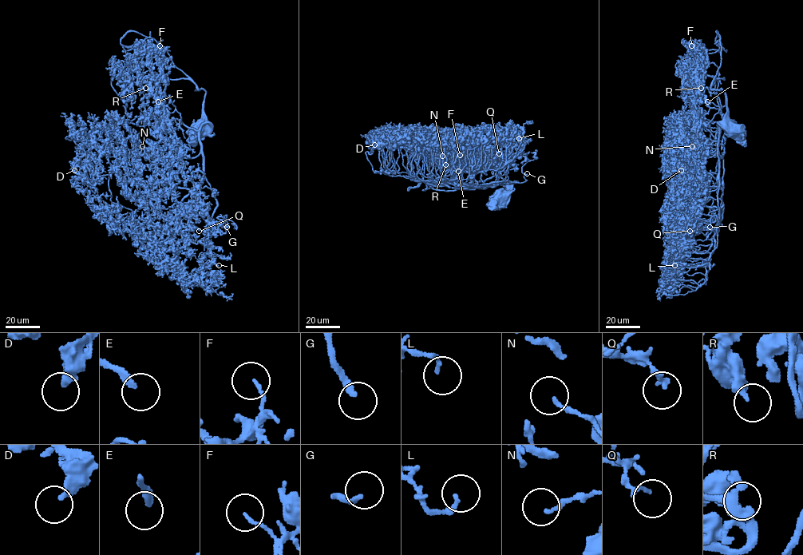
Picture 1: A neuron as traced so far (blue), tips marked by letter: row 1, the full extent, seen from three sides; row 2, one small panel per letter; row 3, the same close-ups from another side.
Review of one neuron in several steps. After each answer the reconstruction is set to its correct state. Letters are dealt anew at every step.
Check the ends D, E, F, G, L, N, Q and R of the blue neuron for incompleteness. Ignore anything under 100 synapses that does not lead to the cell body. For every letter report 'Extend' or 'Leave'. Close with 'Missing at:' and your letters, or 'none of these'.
D: Leave
E: Leave
F: Leave
G: Extend
L: Leave
N: Leave
Q: Leave
R: Leave
Missing at: G

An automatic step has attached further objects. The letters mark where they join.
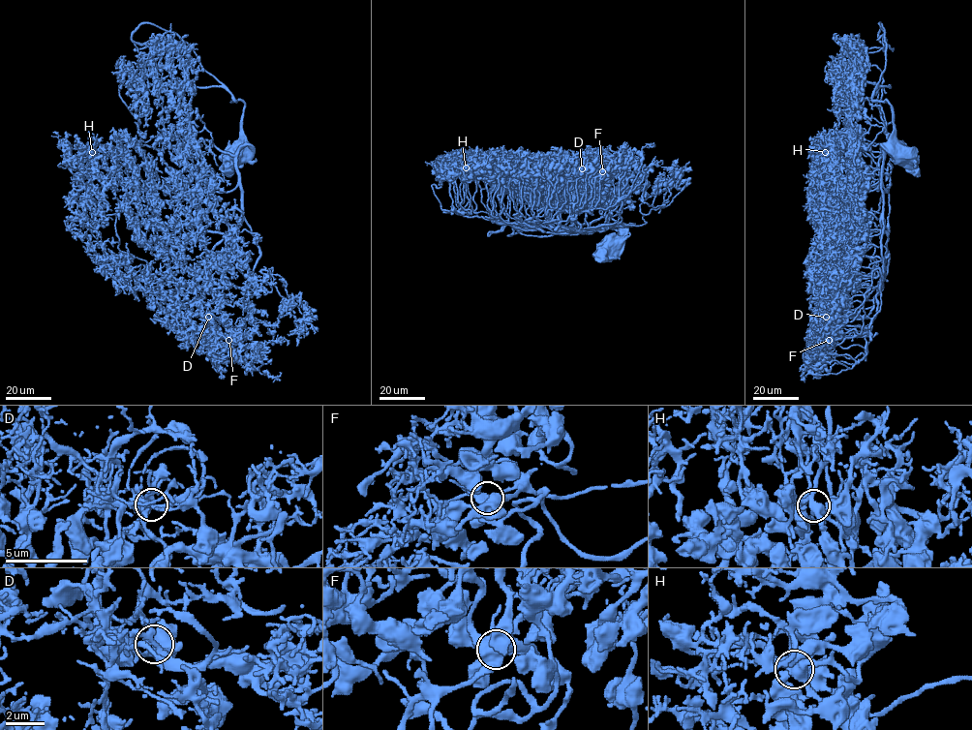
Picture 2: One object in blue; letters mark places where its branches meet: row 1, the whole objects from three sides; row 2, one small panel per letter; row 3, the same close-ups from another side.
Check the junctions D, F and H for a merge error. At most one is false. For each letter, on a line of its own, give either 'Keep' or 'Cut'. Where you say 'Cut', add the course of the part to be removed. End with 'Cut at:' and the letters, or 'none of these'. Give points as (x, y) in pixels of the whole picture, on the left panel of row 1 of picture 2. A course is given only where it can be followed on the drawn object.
D: Keep
F: Keep
H: Keep
Cut at: none of these

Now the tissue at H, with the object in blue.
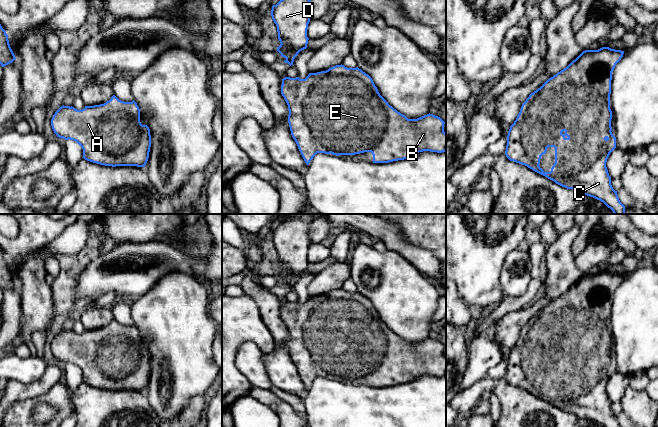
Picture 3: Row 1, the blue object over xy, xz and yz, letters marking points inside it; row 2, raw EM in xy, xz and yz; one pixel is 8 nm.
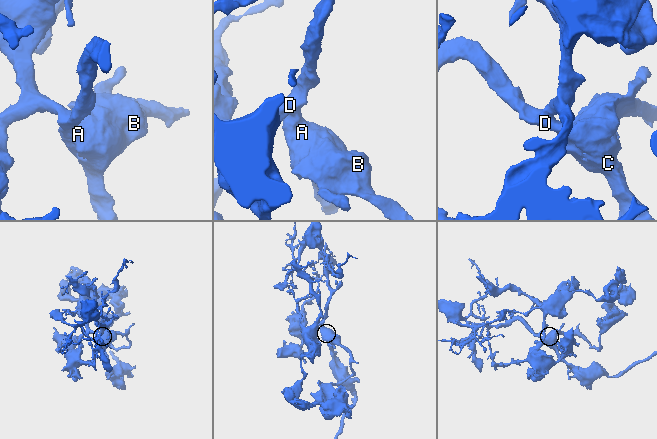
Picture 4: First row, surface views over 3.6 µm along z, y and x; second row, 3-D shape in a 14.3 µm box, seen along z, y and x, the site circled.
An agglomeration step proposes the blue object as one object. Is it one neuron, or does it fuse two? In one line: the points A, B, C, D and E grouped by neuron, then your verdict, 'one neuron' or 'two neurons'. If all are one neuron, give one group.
A B C D E; one neuron

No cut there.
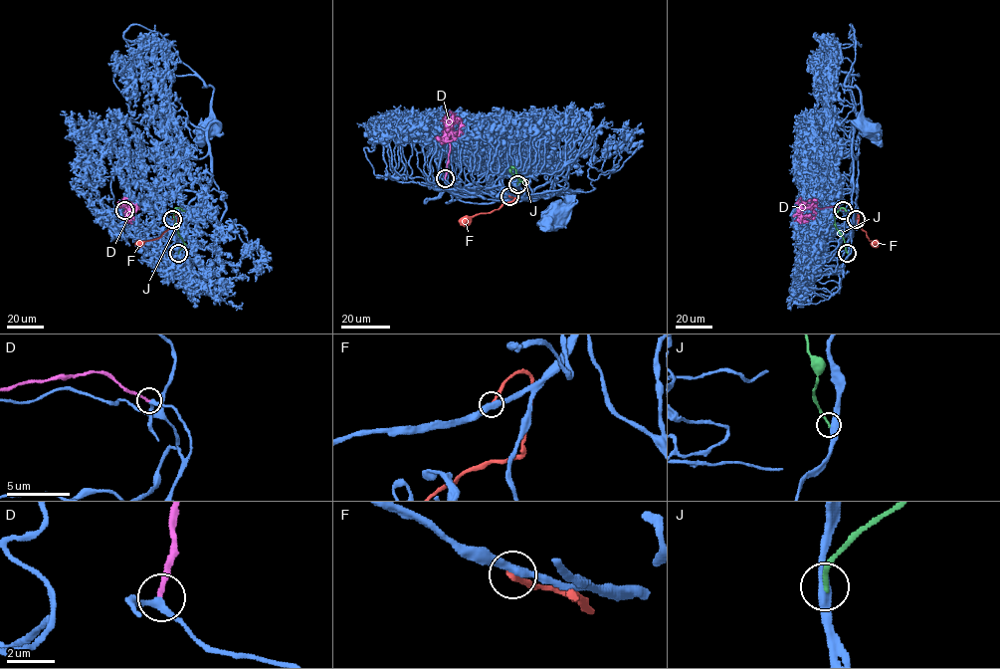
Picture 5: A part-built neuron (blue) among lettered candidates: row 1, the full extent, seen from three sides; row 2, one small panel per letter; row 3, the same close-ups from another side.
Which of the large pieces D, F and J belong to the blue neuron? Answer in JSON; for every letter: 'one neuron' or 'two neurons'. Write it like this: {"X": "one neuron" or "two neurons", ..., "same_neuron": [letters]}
{"D": "one neuron", "F": "two neurons", "J": "two neurons", "same_neuron": ["D"]}

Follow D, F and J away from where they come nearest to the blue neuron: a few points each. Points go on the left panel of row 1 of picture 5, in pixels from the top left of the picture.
D: (124, 210), (128, 206), (125, 212), (130, 217), (127, 218), (128, 222)
F: (172, 219), (178, 216), (176, 226), (158, 237), (135, 244)
J: (178, 253), (184, 243), (178, 234), (173, 210), (179, 207), (184, 211)

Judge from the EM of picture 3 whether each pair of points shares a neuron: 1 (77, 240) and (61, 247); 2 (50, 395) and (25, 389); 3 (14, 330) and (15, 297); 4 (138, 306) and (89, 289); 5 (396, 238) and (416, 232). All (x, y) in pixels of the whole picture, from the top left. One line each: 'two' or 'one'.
1: one
2: two
3: one
4: two
5: two

